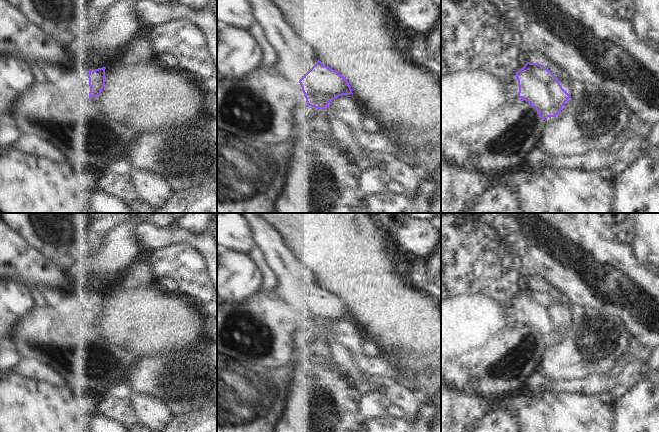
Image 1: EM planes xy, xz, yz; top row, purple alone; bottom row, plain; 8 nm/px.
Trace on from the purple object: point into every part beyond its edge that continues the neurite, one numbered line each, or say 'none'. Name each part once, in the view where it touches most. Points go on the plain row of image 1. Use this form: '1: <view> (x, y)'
1: xy (71, 308)

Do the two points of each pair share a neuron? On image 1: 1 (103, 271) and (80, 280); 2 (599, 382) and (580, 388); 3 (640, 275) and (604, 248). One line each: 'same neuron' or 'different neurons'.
1: same neuron
2: same neuron
3: same neuron

